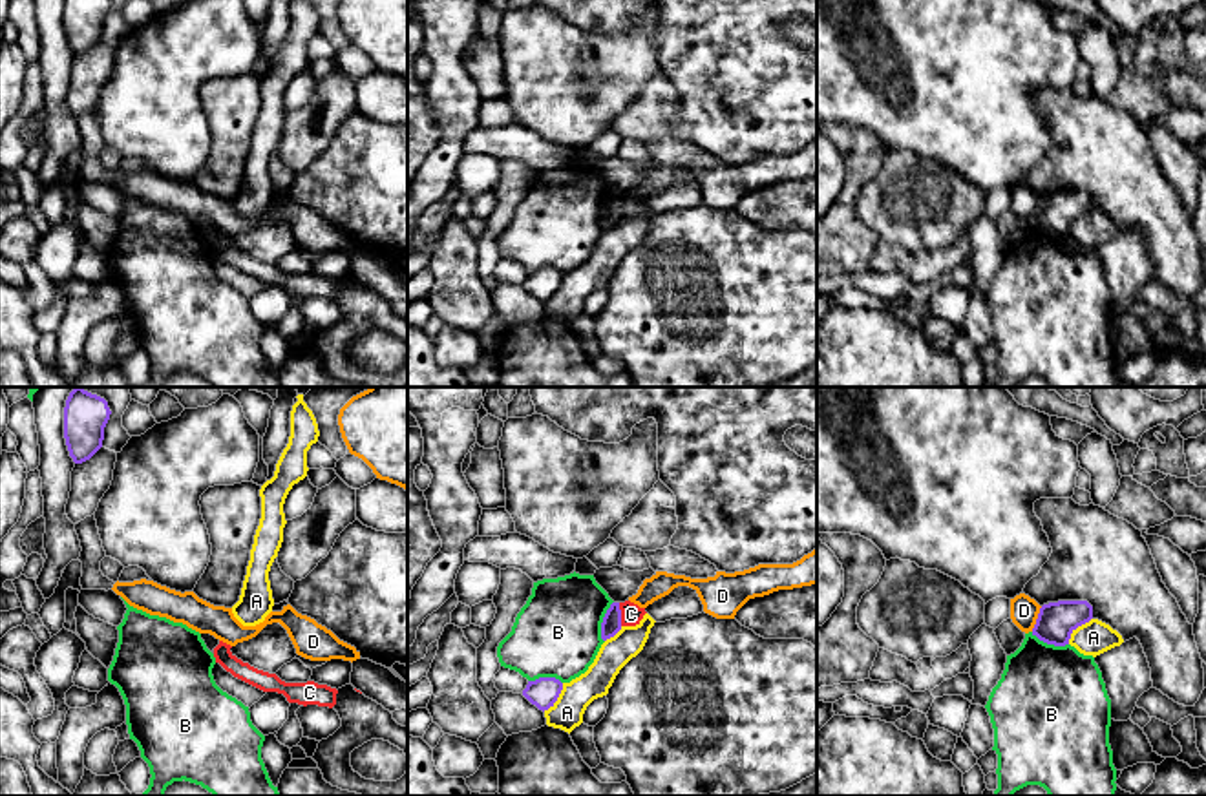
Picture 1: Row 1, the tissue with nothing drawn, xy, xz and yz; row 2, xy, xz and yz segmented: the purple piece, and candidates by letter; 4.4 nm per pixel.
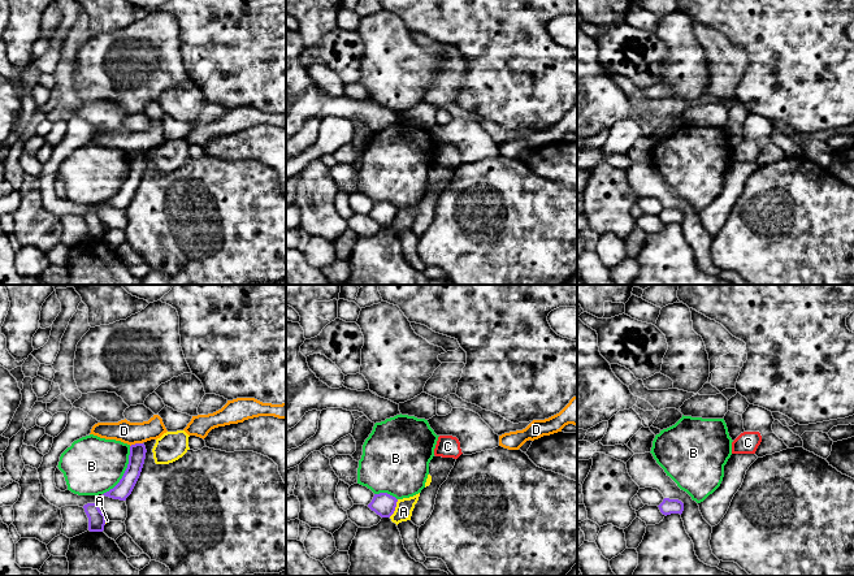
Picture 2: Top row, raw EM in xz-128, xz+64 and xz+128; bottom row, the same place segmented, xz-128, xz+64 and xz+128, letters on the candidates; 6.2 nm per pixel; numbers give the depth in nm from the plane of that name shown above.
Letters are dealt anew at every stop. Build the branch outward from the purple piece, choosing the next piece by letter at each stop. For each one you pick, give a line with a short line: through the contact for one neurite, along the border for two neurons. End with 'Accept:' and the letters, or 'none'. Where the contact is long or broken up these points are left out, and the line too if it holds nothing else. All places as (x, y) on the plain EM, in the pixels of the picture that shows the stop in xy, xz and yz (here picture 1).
Accept: none

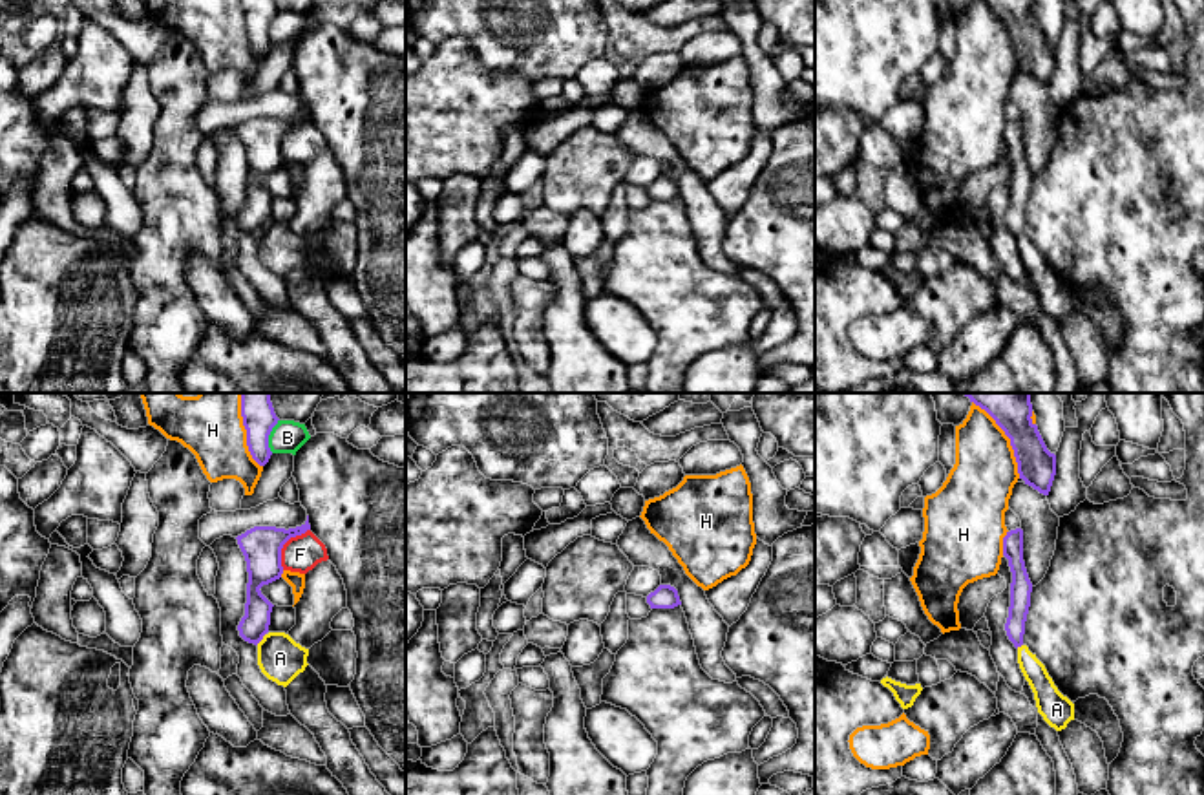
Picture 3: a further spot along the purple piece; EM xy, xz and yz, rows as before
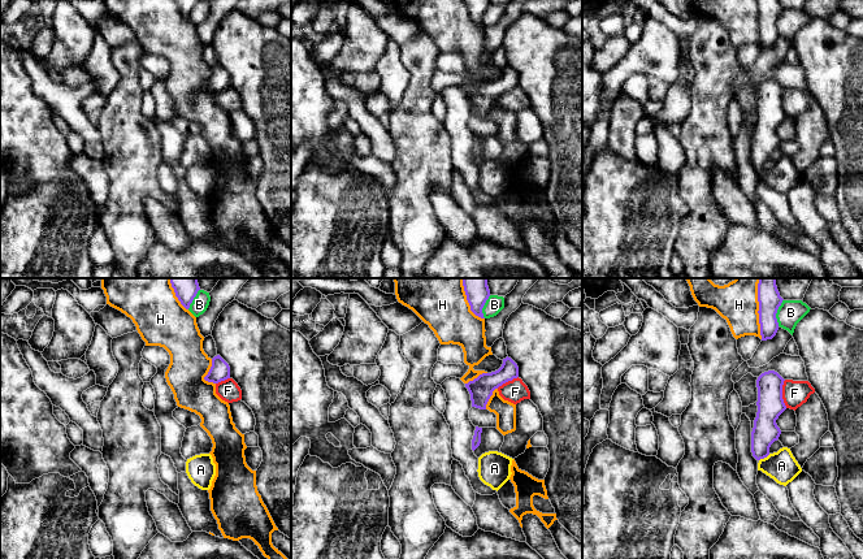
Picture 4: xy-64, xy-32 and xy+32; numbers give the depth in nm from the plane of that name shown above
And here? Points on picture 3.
A: Line: xy (254, 214), (254, 222), (262, 229), (280, 249)
Accept: A

